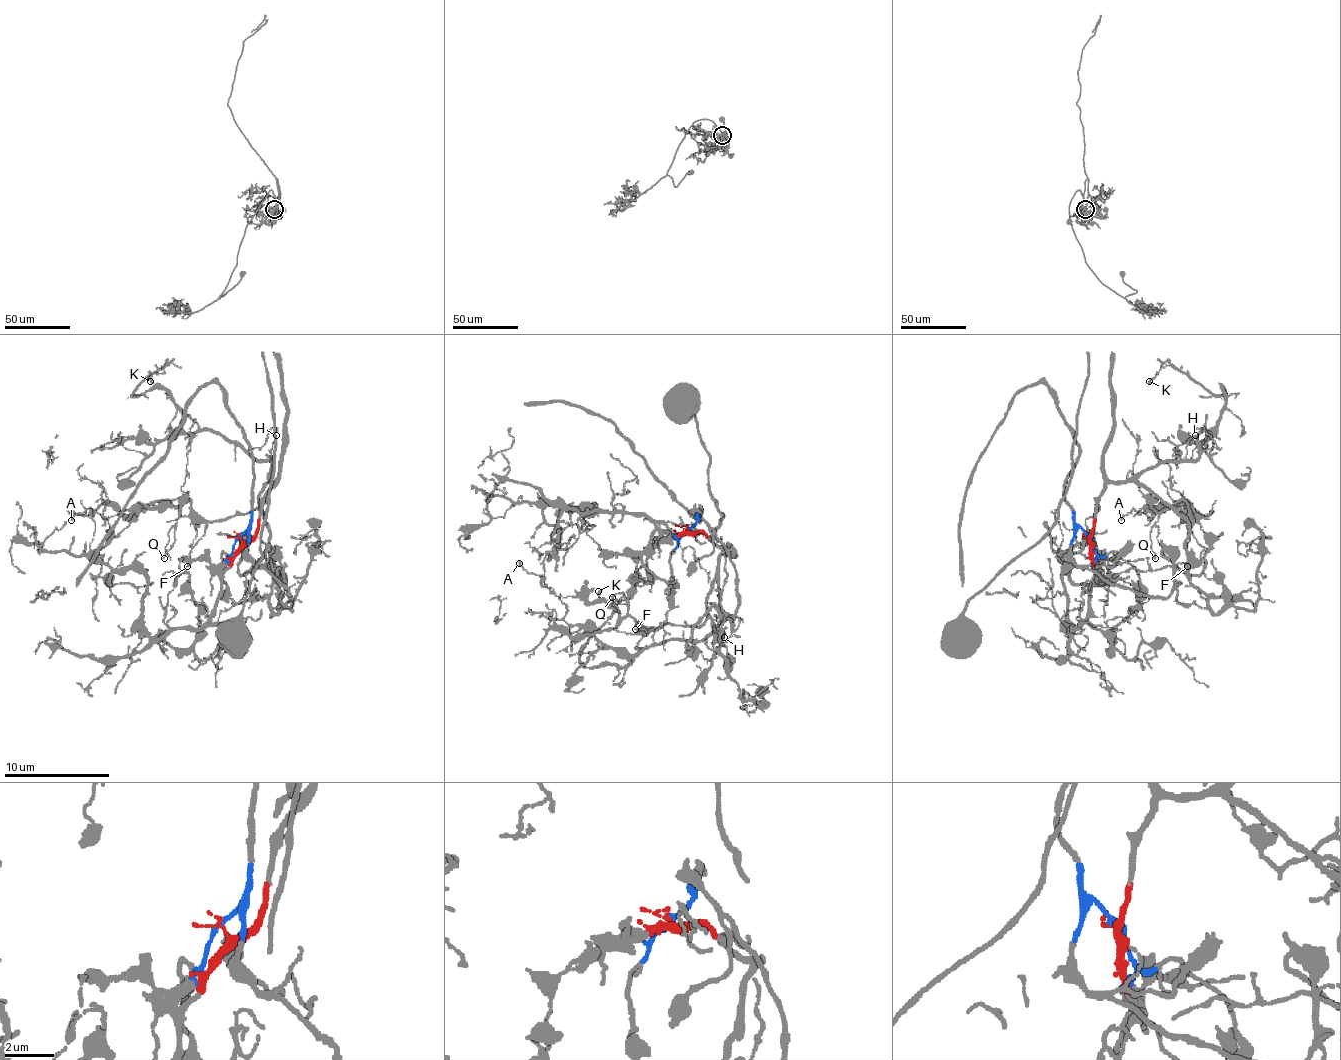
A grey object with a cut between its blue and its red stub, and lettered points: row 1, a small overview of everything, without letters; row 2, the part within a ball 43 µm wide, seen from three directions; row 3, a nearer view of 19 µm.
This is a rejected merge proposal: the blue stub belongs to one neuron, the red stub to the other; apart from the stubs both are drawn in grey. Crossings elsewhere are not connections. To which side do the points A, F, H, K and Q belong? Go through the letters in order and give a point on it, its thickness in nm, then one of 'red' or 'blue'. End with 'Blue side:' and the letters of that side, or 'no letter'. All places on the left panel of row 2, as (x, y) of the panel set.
A: (71, 520) | 150 nm | red
F: (187, 566) | 120 nm | red
H: (276, 435) | 90 nm | red
K: (150, 381) | 190 nm | red
Q: (164, 558) | 100 nm | red
Blue side: no letter

